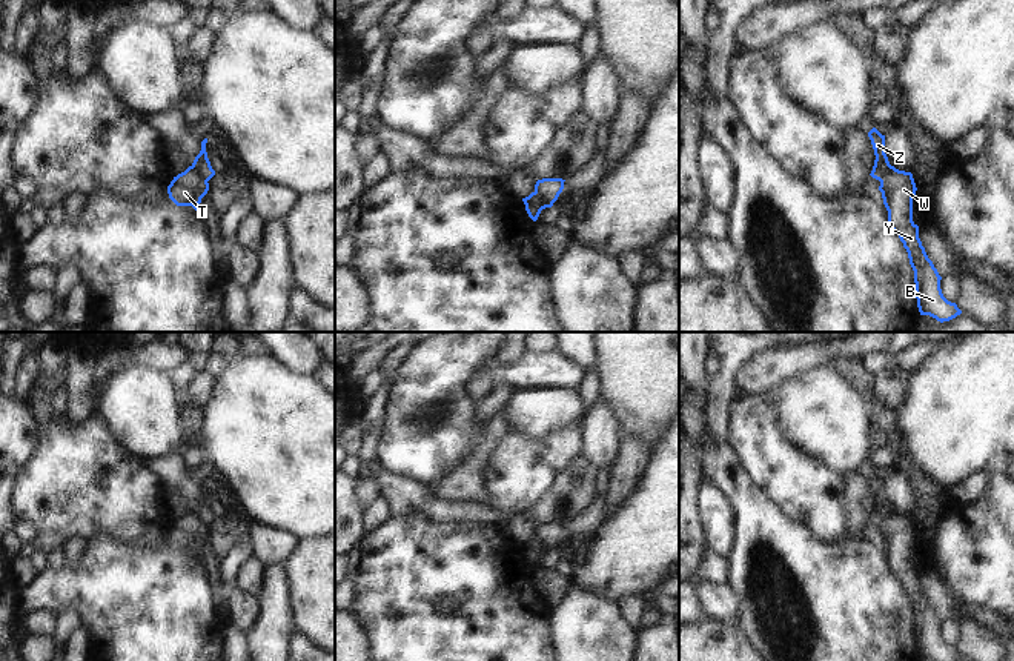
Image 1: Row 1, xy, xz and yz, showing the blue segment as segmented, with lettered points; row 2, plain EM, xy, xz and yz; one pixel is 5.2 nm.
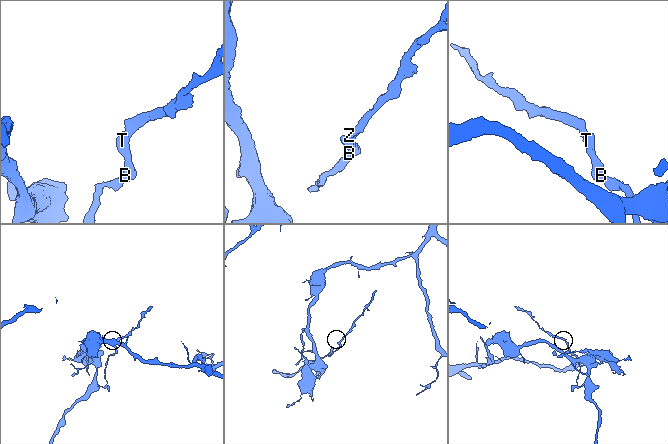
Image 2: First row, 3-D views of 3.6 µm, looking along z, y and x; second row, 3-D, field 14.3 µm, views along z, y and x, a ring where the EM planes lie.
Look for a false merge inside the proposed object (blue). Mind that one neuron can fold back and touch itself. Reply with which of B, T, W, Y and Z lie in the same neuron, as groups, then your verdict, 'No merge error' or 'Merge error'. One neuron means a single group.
Groups: B T W Y / Z. Merge error.

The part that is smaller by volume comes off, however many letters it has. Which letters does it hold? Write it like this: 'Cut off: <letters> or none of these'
Cut off: Z

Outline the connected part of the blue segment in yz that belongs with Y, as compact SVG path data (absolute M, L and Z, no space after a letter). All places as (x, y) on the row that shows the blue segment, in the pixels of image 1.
M891 166L883 174L879 191L888 211L888 224L908 252L920 315L930 315L940 323L956 318L962 311L943 297L942 277L928 258L919 238L919 226L913 221L913 198L917 191L913 174Z

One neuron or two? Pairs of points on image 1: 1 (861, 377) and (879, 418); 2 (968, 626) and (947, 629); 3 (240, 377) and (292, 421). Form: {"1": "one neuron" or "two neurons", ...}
{"1": "one neuron", "2": "two neurons", "3": "one neuron"}

